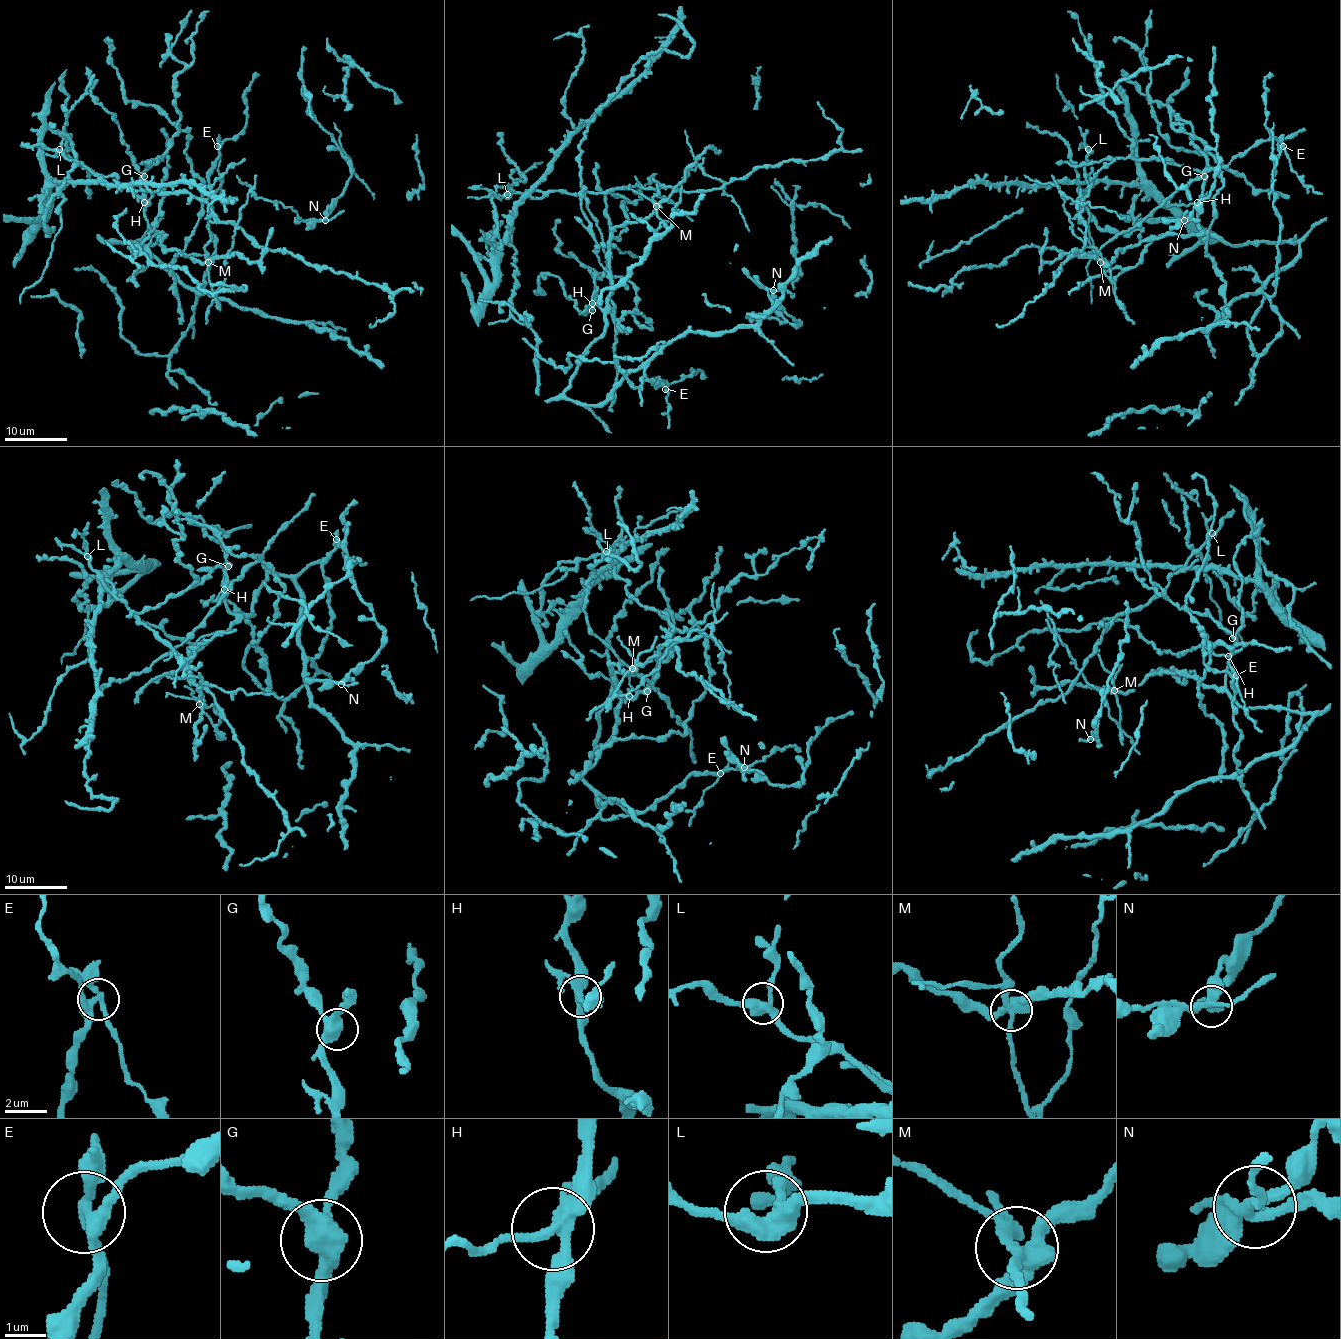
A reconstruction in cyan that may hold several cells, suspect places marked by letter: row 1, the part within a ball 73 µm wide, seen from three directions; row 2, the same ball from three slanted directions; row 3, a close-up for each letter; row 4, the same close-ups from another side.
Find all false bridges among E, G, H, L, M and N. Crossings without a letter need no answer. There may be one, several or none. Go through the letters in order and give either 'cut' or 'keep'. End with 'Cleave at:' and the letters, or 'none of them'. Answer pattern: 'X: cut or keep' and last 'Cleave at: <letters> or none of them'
E: cut
G: keep
H: cut
L: keep
M: cut
N: keep
Cleave at: E, H, M

